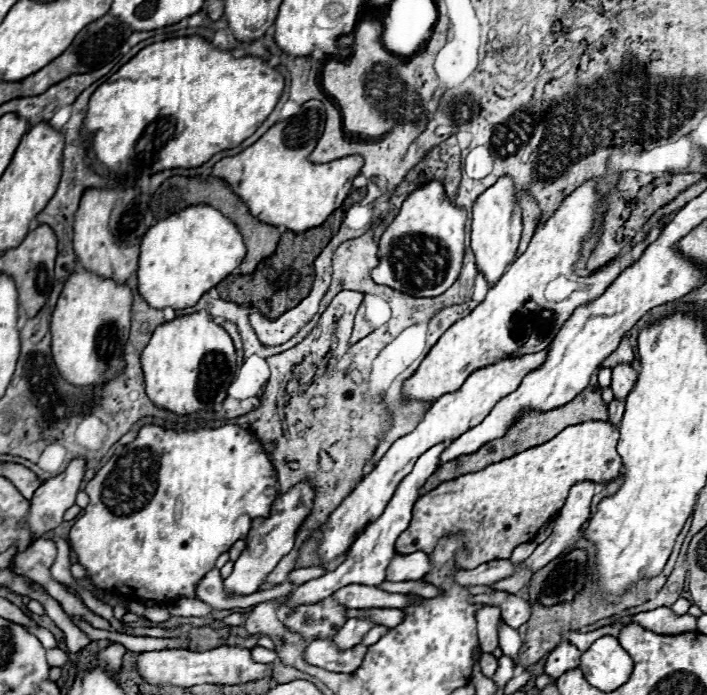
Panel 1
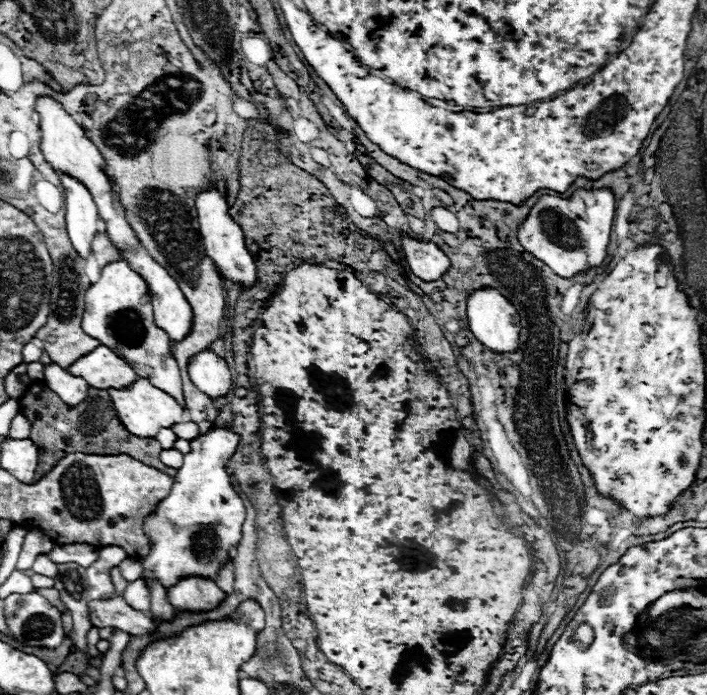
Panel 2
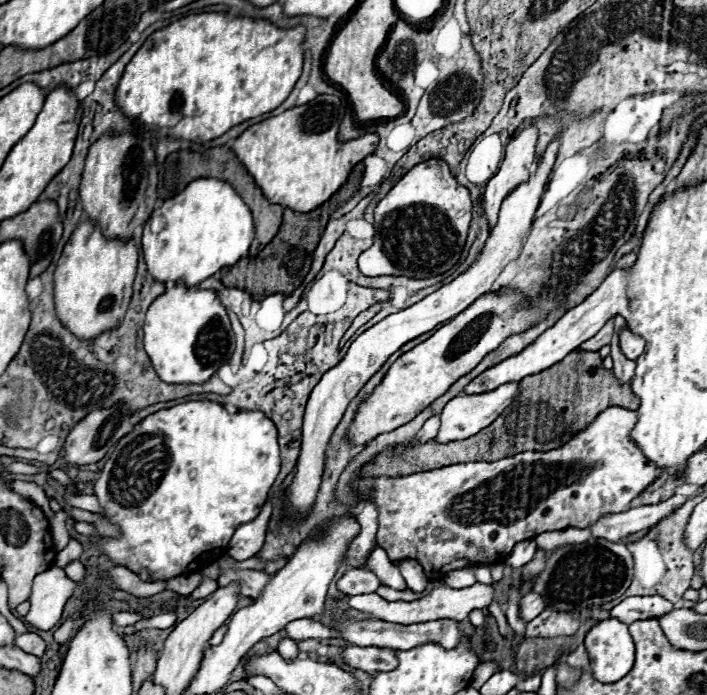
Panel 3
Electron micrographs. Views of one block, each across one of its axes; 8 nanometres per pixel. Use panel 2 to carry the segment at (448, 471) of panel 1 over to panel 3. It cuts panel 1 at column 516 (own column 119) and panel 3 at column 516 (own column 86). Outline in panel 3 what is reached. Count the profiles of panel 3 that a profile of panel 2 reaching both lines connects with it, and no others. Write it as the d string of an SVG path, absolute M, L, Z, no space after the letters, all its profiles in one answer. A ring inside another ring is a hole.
M572 352L552 368L526 376L520 382L520 392L512 404L476 436L448 444L436 444L432 440L414 448L398 446L396 450L376 456L376 460L362 470L362 476L396 478L452 466L458 462L494 462L526 450L554 450L566 444L576 432L584 430L604 408L610 406L620 406L626 410L638 408L638 400L632 394L630 384L620 386L612 370L602 368L602 358L598 352Z

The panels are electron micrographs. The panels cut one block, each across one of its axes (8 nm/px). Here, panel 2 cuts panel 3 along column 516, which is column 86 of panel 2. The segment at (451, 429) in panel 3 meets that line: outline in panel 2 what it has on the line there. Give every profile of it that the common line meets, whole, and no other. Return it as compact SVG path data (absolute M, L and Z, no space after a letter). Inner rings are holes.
M50 362L44 370L44 382L48 388L54 388L66 404L80 404L88 394L88 384L80 376L72 376L66 368L58 366L56 362Z

